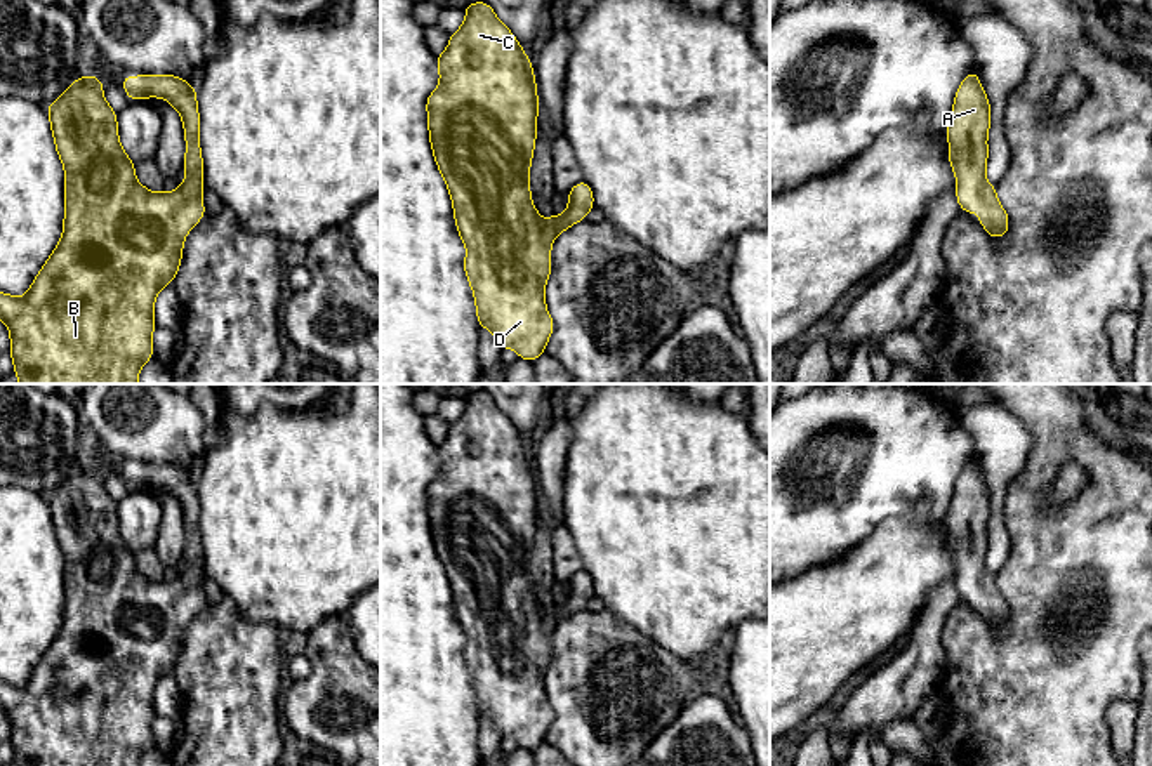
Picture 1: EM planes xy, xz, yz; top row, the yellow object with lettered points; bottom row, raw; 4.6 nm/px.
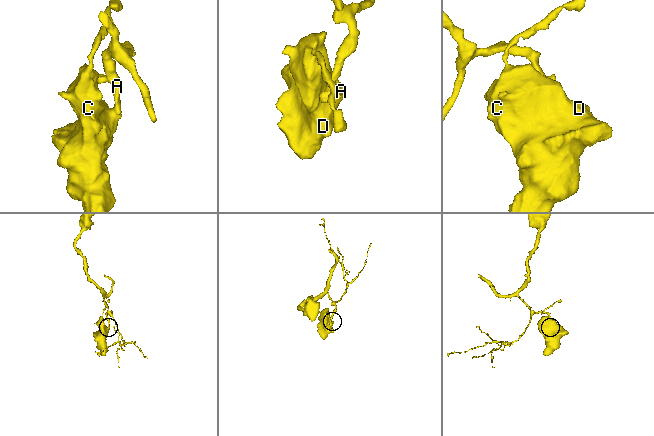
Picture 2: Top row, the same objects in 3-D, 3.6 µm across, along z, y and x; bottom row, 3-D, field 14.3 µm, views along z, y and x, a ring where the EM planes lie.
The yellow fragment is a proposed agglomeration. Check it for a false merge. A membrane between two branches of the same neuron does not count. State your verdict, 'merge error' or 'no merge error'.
no merge error

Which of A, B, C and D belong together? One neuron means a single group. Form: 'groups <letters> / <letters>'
groups A B C D

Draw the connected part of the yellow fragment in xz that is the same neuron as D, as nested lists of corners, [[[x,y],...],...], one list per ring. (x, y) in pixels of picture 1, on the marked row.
[[[487,2],[464,7],[464,24],[436,56],[440,87],[426,101],[429,141],[467,250],[464,271],[474,294],[478,325],[488,328],[502,349],[514,349],[521,360],[533,361],[544,354],[554,330],[544,300],[551,243],[587,217],[594,198],[591,186],[580,181],[570,189],[561,217],[553,214],[544,221],[539,215],[528,184],[539,113],[532,61]]]

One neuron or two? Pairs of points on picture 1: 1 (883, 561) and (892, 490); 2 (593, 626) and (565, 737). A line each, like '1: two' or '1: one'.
1: two
2: one

